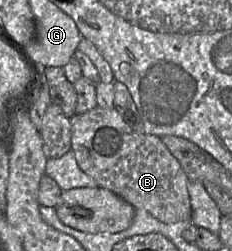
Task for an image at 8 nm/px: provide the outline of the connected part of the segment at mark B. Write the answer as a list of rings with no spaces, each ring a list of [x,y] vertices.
[[[96,106],[70,119],[71,150],[80,169],[98,186],[115,193],[134,208],[146,210],[161,222],[190,220],[189,179],[160,137],[134,132],[115,108]]]

